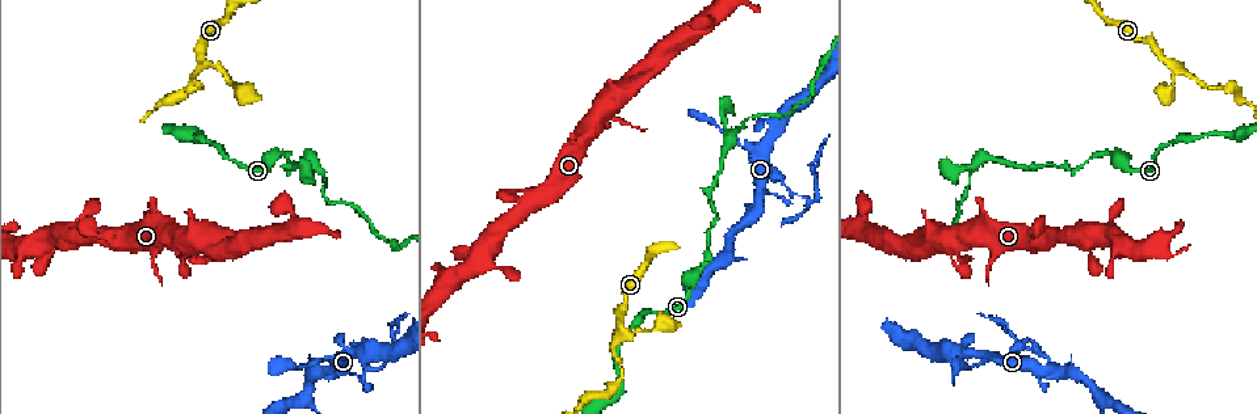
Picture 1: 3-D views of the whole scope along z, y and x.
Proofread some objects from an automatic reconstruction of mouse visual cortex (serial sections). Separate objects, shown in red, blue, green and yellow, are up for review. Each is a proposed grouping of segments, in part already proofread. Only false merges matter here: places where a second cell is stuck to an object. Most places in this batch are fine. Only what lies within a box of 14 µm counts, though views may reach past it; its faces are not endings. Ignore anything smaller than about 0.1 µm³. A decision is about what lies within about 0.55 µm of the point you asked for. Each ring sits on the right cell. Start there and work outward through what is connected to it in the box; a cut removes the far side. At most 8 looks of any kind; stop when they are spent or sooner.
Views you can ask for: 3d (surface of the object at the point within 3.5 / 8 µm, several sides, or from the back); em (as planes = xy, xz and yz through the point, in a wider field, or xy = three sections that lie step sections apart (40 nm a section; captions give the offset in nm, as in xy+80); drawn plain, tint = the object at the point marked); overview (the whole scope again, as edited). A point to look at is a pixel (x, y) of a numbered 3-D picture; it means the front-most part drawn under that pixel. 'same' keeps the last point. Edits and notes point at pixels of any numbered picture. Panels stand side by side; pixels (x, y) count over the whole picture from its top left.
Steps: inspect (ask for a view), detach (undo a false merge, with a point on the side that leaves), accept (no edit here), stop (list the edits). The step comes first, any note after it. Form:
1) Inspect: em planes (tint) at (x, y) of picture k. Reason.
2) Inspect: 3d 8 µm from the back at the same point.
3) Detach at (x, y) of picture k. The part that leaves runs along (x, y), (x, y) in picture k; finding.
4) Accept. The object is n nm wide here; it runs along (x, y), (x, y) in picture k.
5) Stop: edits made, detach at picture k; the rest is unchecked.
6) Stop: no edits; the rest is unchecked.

Inspect: 3d 3.5 µm at (798, 196) of picture 1. Sharp bend.

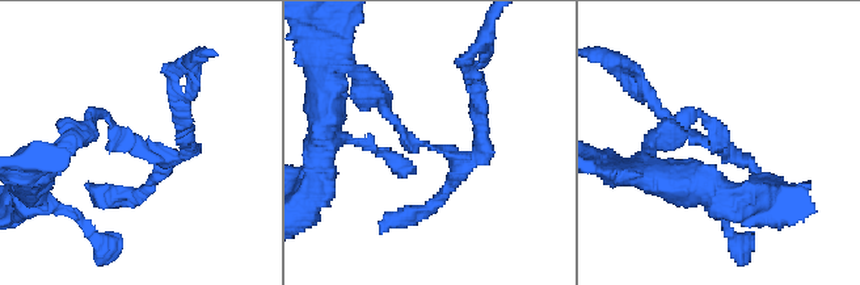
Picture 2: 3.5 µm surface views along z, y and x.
Inspect: em xy step 1 (tint) at (725, 143) of picture 2.

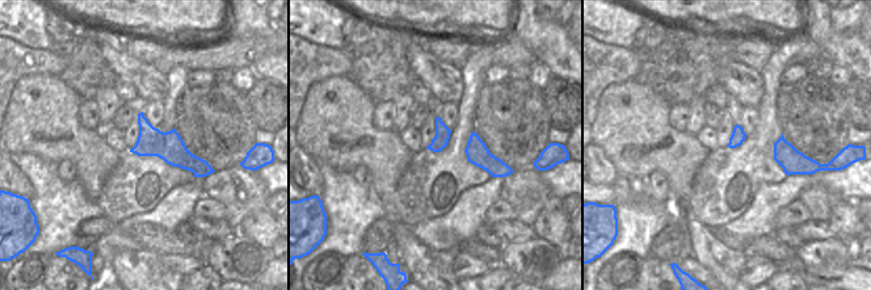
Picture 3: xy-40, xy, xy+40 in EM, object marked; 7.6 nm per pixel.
Inspect: em xy step 3 (tint) at the same point.

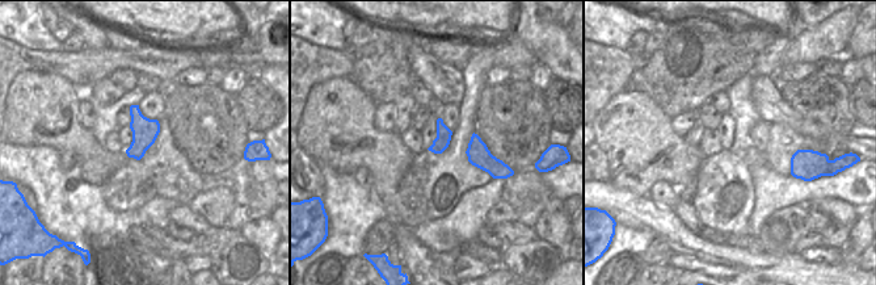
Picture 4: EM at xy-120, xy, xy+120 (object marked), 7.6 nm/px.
Accept. It runs along (85, 130), (106, 114), (159, 159), (186, 142) in picture 2; continuous, no second cell.

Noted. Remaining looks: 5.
Inspect: 3d 8 µm at (964, 198) of picture 1. Sharp bend.

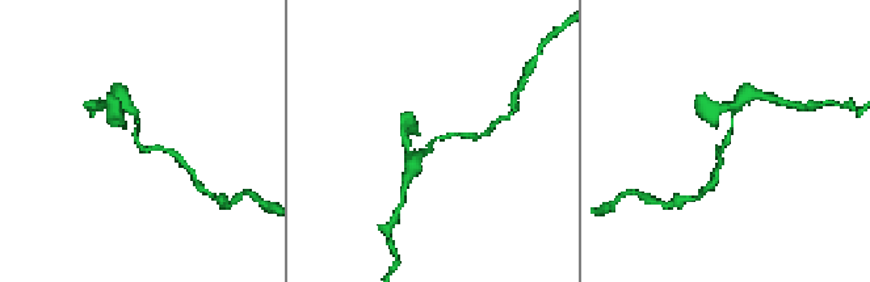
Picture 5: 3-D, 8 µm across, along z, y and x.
Inspect: em xy step 1 (tint) at (140, 145) of picture 5. The arms are 150, 150 nm wide; now the EM.

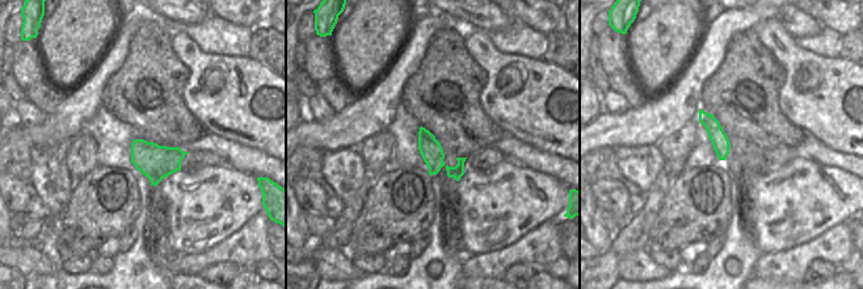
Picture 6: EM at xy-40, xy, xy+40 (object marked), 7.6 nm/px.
Accept. All the same cell.

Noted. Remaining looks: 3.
Inspect: 3d 3.5 µm at (1172, 67) of picture 1. Three-way junction.

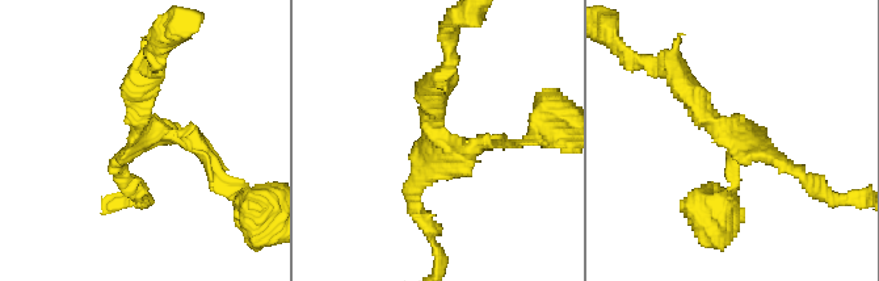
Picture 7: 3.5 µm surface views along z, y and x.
Inspect: em xy step 3 (tint) at (439, 142) of picture 7. Shape alone is not enough.

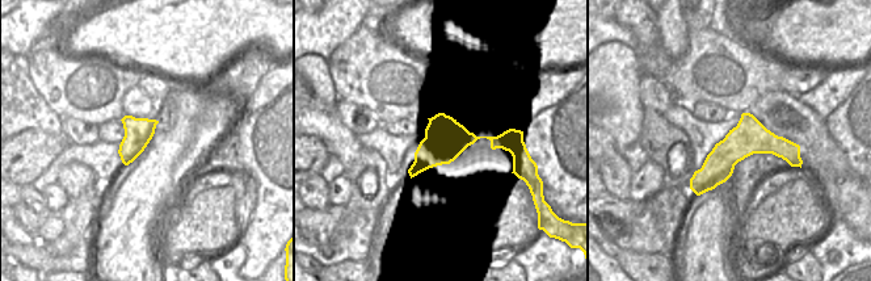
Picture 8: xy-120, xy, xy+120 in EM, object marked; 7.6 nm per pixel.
Accept. The arms are 150, 200, 300 nm wide; it runs along (672, 70), (715, 122), (799, 175) in picture 7; continuous, no second cell.

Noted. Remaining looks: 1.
Stop: no edits; the rest is unchecked.

